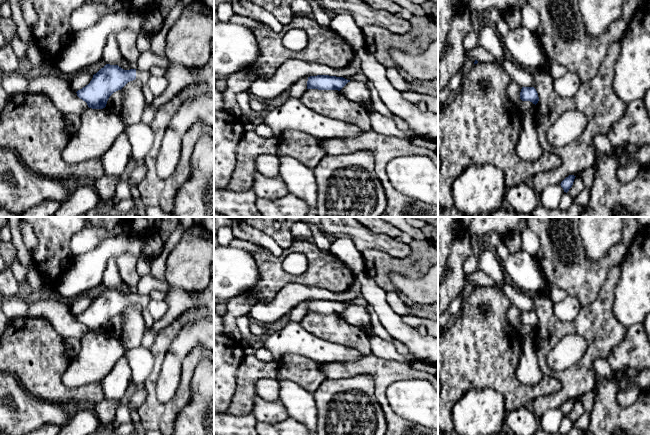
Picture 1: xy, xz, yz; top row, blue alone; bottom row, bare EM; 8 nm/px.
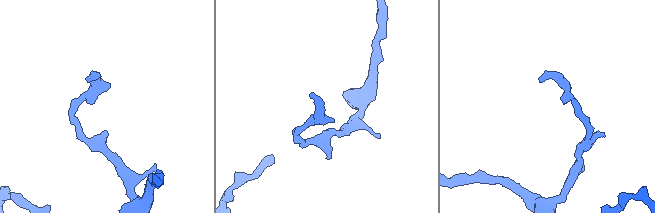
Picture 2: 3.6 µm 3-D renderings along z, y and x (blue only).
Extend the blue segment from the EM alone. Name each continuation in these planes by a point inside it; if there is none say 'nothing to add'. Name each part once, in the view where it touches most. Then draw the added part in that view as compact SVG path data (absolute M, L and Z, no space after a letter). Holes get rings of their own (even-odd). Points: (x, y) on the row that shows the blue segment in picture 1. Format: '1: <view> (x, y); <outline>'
1: xy (142, 76); M136 70L136 79L139 79L142 82L143 86L147 85L150 77L151 77L151 74L149 71L142 72L142 71Z

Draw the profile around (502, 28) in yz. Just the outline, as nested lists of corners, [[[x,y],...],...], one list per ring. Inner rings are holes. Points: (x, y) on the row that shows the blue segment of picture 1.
[[[504,18],[500,19],[494,26],[500,39],[503,39],[510,31],[509,25]]]

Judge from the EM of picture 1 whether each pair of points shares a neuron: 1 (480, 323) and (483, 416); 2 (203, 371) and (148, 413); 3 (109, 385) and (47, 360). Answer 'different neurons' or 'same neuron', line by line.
1: different neurons
2: different neurons
3: different neurons

